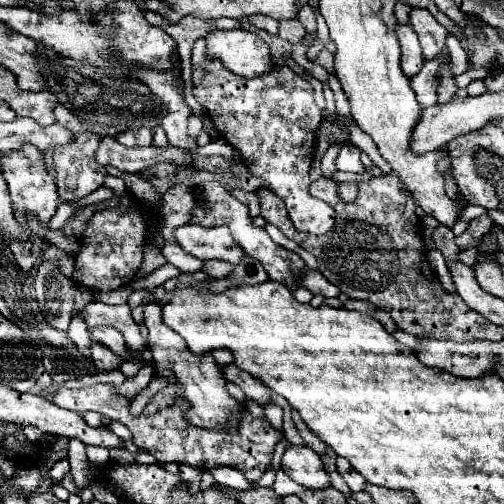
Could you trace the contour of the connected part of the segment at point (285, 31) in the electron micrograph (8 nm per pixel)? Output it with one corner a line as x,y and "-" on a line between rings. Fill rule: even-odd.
280,20
278,24
280,24
278,36
282,40
288,40
290,44
298,44
306,36
306,32
298,20

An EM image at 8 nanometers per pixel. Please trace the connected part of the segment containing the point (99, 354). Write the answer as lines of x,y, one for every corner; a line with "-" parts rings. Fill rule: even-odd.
92,342
90,344
90,356
92,356
92,362
100,368
100,370
110,370
110,368
116,368
124,358
110,352
110,348
106,348
104,344
98,344
98,342

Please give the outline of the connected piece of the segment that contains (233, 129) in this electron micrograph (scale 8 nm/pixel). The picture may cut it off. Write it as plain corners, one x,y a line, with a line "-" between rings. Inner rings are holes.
204,38
196,40
192,50
192,82
196,100
212,116
220,136
240,152
249,173
264,180
264,188
284,200
294,226
300,232
326,234
334,226
334,208
308,194
314,138
322,122
310,82
288,66
276,66
258,78
236,76
218,60
208,60

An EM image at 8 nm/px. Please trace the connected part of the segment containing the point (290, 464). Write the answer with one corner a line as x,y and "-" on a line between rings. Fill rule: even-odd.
288,446
282,456
282,470
298,484
320,490
328,488
330,480
320,462
320,456
308,446

